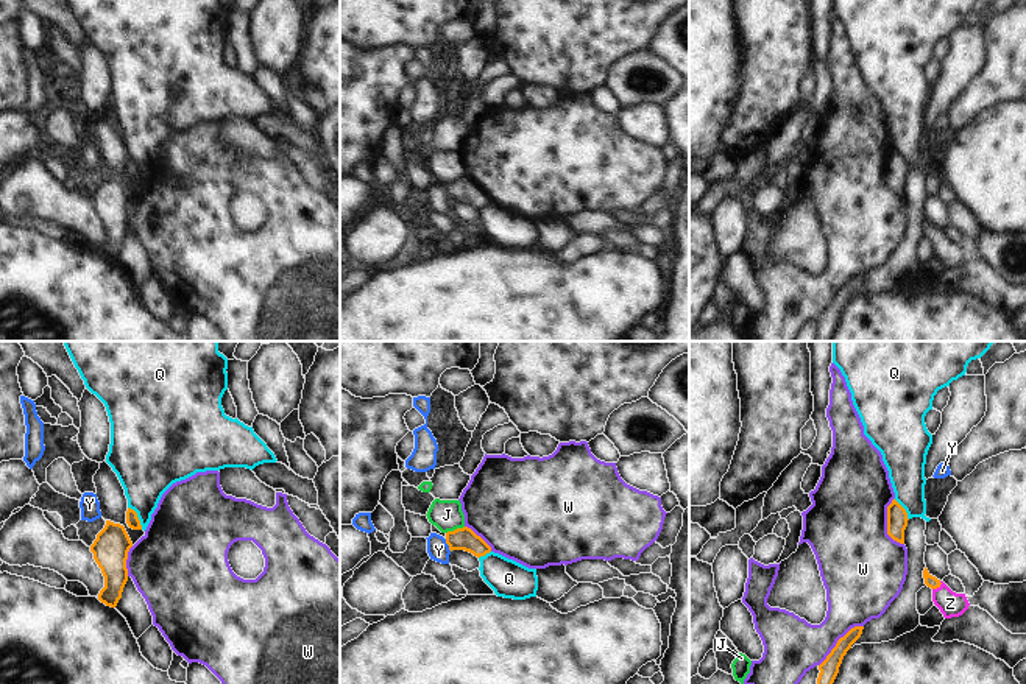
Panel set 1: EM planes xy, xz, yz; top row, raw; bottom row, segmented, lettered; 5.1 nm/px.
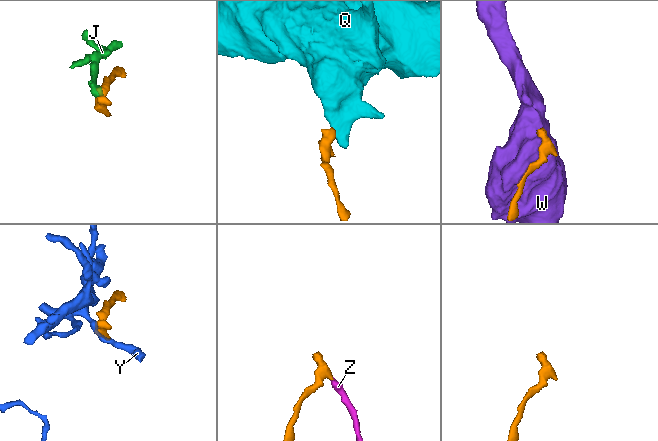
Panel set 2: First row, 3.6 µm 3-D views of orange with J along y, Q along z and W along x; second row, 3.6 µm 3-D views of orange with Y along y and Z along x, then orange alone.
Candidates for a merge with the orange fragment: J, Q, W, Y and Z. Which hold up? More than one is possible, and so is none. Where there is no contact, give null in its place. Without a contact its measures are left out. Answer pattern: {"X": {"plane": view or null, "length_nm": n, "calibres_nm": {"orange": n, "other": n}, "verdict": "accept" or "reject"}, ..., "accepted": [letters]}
{"J": {"plane": "xz", "length_nm": 100, "calibres_nm": {"orange": 110, "other": 160}, "verdict": "reject"}, "Q": {"plane": "xy", "length_nm": 140, "calibres_nm": {"orange": 70, "other": 280}, "verdict": "reject"}, "W": {"plane": "yz", "length_nm": 260, "calibres_nm": {"orange": 110, "other": 420}, "verdict": "reject"}, "Y": {"plane": "xz", "length_nm": 70, "calibres_nm": {"orange": 110, "other": 110}, "verdict": "reject"}, "Z": {"plane": "yz", "length_nm": 70, "calibres_nm": {"orange": 70, "other": 130}, "verdict": "accept"}, "accepted": ["Z"]}

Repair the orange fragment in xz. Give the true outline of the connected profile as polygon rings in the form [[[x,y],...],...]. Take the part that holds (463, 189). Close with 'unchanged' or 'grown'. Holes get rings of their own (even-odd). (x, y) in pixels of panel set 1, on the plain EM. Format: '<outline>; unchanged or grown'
[[[463,178],[446,184],[449,201],[465,201],[480,209],[491,203],[491,198],[471,179]]]; unchanged

